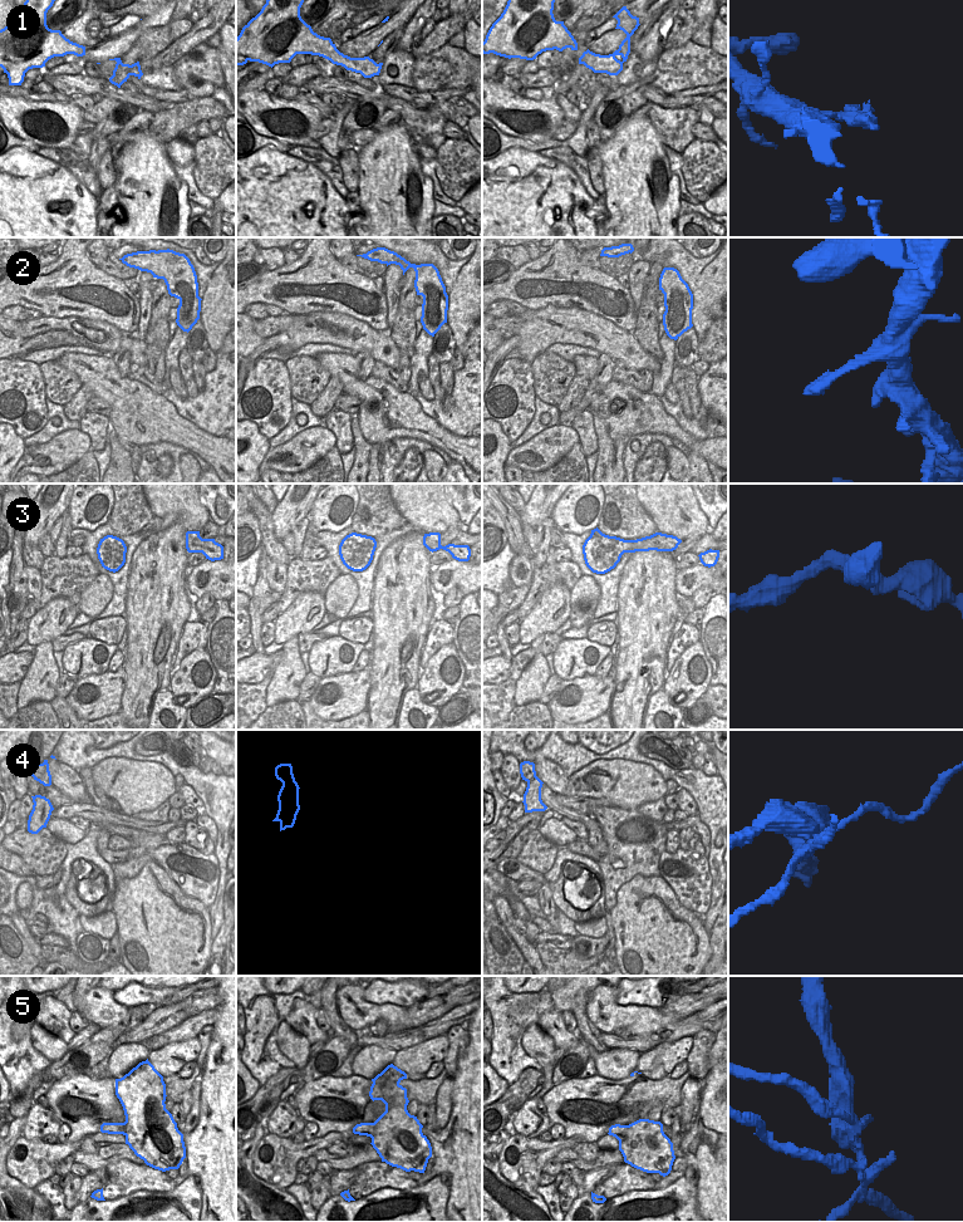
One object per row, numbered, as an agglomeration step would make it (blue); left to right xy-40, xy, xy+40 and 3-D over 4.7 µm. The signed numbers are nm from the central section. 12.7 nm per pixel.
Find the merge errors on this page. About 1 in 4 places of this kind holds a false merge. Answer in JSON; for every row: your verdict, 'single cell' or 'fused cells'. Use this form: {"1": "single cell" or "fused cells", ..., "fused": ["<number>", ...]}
{"1": "single cell", "2": "single cell", "3": "single cell", "4": "fused cells", "5": "fused cells", "fused": ["4", "5"]}

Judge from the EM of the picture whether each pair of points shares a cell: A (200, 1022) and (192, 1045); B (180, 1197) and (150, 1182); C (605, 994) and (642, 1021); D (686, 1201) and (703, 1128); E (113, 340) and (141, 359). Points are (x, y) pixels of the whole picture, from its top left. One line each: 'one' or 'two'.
A: two
B: two
C: one
D: two
E: one

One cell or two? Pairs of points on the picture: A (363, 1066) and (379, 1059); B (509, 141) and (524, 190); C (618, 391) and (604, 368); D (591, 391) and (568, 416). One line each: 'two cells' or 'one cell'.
A: one cell
B: two cells
C: two cells
D: one cell

